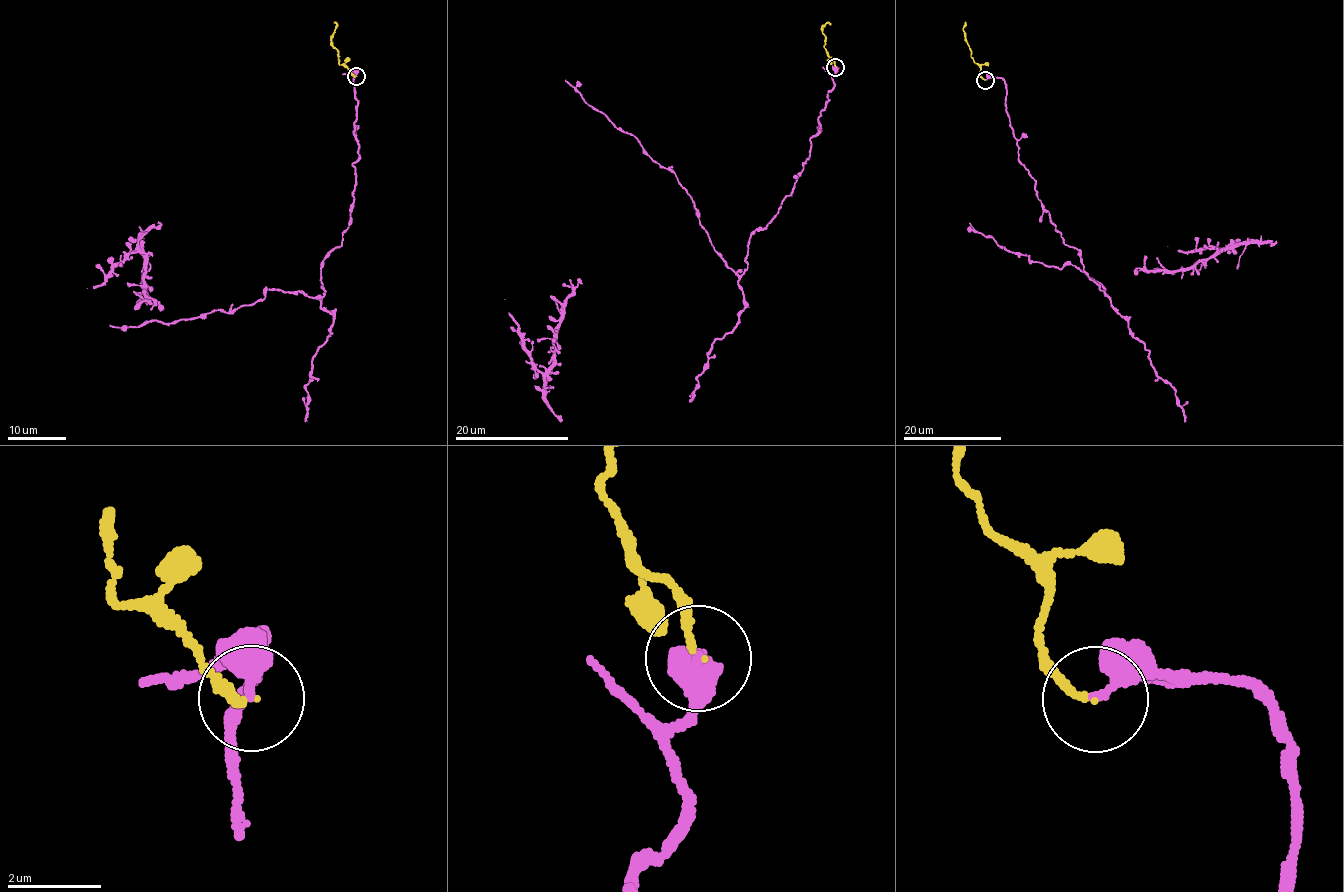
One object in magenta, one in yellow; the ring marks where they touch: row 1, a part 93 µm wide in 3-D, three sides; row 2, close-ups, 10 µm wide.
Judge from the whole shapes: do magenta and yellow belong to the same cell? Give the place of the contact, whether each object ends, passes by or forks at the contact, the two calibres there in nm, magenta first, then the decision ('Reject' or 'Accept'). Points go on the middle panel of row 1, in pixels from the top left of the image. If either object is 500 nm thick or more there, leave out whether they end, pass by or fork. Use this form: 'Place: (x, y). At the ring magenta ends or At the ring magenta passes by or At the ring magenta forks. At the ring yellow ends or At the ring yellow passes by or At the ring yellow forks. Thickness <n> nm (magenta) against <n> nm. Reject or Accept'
Place: (835, 67). At the ring magenta ends. At the ring yellow ends. Thickness 380 nm (magenta) against 140 nm. Reject

